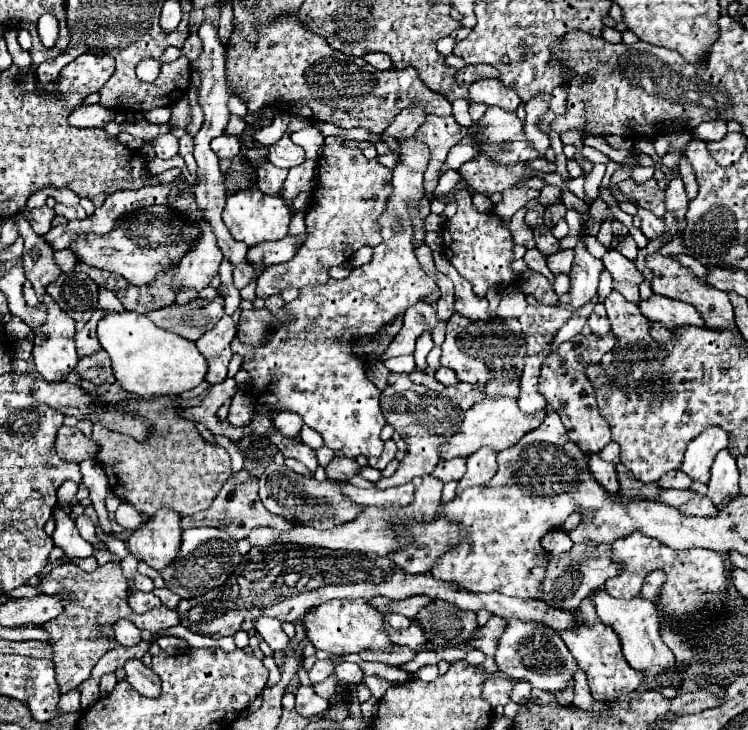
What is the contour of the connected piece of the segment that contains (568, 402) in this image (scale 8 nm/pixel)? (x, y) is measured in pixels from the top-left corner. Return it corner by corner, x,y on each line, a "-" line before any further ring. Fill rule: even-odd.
611,332
603,338
593,336
593,334
575,336
573,340
563,342
557,352
547,356
543,362
543,368
541,368
541,376
539,376
541,394
545,396
547,404
561,416
561,420
567,428
567,436
585,454
603,450
603,446
607,446
611,440
609,424
603,420
603,416
599,414
599,408
597,408
593,384
589,384
589,380
585,376
585,364
601,362
601,356
612,350
615,344
617,344
617,338
613,338

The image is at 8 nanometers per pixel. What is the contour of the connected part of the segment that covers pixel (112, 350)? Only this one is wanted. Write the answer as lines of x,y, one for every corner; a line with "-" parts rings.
107,314
99,320
97,338
111,358
111,368
121,388
133,392
139,398
153,398
163,394
179,396
185,390
193,390
205,380
205,372
209,368
205,356
197,352
195,342
185,340
175,332
161,330
143,314

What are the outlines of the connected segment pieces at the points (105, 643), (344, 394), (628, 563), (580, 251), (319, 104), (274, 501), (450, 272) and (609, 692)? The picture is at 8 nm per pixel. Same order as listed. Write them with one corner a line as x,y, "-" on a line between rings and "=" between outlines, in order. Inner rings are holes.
107,562
99,566
95,572
87,574
75,564
63,564
51,570
41,584
39,584
43,594
59,594
61,588
69,590
71,596
63,598
63,614
57,616
55,620
43,624
43,628
51,636
51,646
53,646
53,662
55,662
55,672
57,672
57,684
61,692
69,692
71,688
77,688
81,682
85,682
91,676
93,666
99,662
99,658
111,650
117,640
113,634
113,624
119,618
129,618
139,630
149,630
151,634
157,634
159,630
167,630
173,626
179,626
179,614
175,608
155,608
145,614
135,614
129,604
129,588
123,578
121,566
117,562
=
409,138
399,144
399,164
393,168
393,194
387,200
385,212
379,216
379,228
383,242
373,248
373,258
369,264
357,266
343,280
329,278
329,284
317,288
303,288
299,298
285,304
287,320
279,320
269,308
251,308
243,310
239,318
241,344
253,350
249,360
243,358
241,368
251,376
251,394
259,394
255,400
255,416
269,414
273,418
279,410
297,412
303,422
323,436
323,442
331,450
341,450
349,458
365,456
377,458
383,454
381,430
387,424
381,412
381,390
365,376
365,358
355,352
359,342
365,336
375,336
383,326
393,322
397,316
403,316
417,302
427,300
437,284
429,278
419,266
413,254
413,218
411,212
419,206
425,196
423,172
429,162
429,150
419,144
415,138
=
631,532
629,536
623,536
611,544
611,560
621,564
619,574
605,584
605,590
615,598
637,598
645,576
655,570
663,570
667,580
661,586
661,592
657,594
657,608
667,618
667,624
671,620
681,618
703,618
719,612
723,608
725,596
727,596
727,584
729,584
729,572
725,556
713,550
703,548
689,548
689,550
671,550
657,540
641,534
=
581,240
575,246
575,262
569,272
569,278
571,278
571,290
567,292
569,302
563,306
567,310
579,310
587,302
591,302
591,298
597,294
601,272
603,272
601,260
593,258
=
281,14
273,18
269,24
257,24
257,36
259,40
247,42
243,36
243,28
237,24
233,28
233,34
227,48
227,78
237,86
245,100
249,110
257,112
265,106
287,112
293,116
313,118
321,122
331,122
339,128
365,128
373,134
381,134
391,122
397,112
409,108
409,104
421,104
427,114
437,116
451,116
451,104
445,100
445,96
439,96
437,92
431,92
421,80
417,78
417,72
413,68
405,70
375,70
371,64
367,64
363,58
357,56
345,56
343,52
337,52
335,48
329,48
329,42
325,36
317,32
309,32
301,20
297,20
297,14
=
271,462
269,468
265,468
265,472
259,478
259,490
259,496
269,512
279,514
283,518
293,518
305,526
333,528
335,524
343,524
359,516
359,506
355,506
347,496
343,496
333,480
319,482
313,476
301,476
283,464
277,466
275,462
=
439,250
433,252
433,258
435,258
437,270
449,276
451,282
455,284
455,310
469,320
489,320
491,316
489,316
487,298
475,296
471,290
471,284
463,276
459,276
459,272
449,264
449,260
=
585,598
581,602
581,606
577,610
577,618
581,618
581,622
583,622
581,628
577,628
573,632
563,632
561,638
567,644
573,658
577,660
577,664
585,670
585,674
589,678
589,690
591,690
593,700
607,702
609,698
621,698
621,696
635,692
639,688
639,684
643,682
645,672
637,672
635,668
631,668
627,664
627,660
623,658
617,634
609,626
605,626
601,620
597,620
597,612
589,598

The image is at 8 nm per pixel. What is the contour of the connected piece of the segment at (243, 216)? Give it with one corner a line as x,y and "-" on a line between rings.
253,188
253,190
239,190
237,194
227,198
227,206
223,210
223,220
225,220
225,226
229,228
231,236
237,242
255,246
255,244
261,244
267,240
285,238
289,232
289,222
291,222
289,212
291,212
289,206
281,198
269,198
259,188

